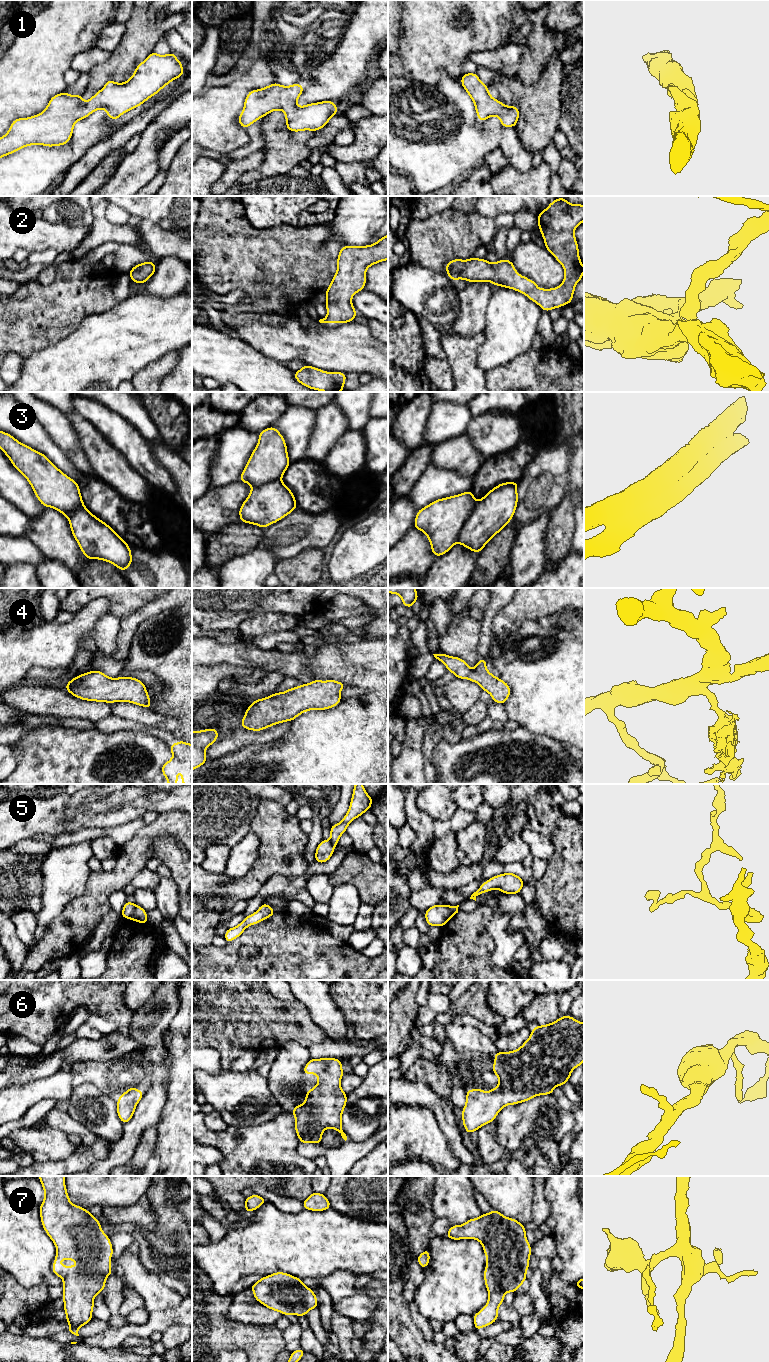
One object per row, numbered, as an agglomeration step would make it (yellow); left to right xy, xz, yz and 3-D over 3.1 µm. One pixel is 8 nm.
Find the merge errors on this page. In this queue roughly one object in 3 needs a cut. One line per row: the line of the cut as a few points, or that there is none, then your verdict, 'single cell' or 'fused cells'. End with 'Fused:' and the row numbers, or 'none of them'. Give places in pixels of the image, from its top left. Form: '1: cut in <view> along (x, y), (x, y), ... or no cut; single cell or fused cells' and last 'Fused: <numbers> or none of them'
1: no cut; single cell
2: no cut; single cell
3: cut in yz along (476, 502), (474, 510), (461, 529), (456, 541); fused cells
4: no cut; single cell
5: cut in xy along (136, 905), (130, 918); fused cells
6: no cut; single cell
7: no cut; single cell
Fused: 3, 5

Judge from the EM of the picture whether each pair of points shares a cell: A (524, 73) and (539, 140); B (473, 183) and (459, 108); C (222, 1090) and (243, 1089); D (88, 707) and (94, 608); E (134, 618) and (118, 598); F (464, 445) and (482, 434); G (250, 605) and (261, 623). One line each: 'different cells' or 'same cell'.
A: different cells
B: different cells
C: same cell
D: different cells
E: different cells
F: different cells
G: different cells

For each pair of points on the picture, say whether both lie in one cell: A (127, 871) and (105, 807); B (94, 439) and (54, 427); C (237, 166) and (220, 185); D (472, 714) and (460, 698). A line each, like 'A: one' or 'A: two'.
A: two
B: two
C: one
D: two

